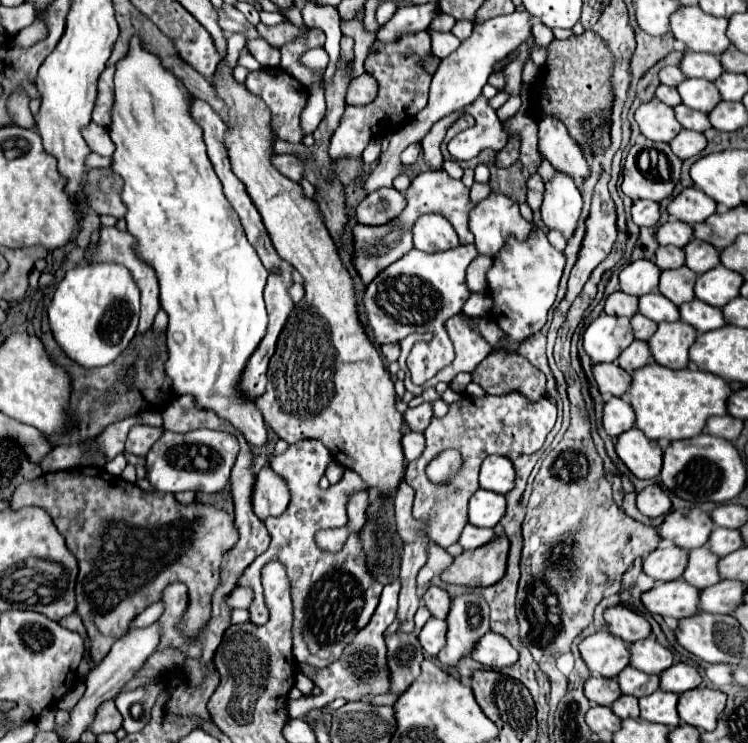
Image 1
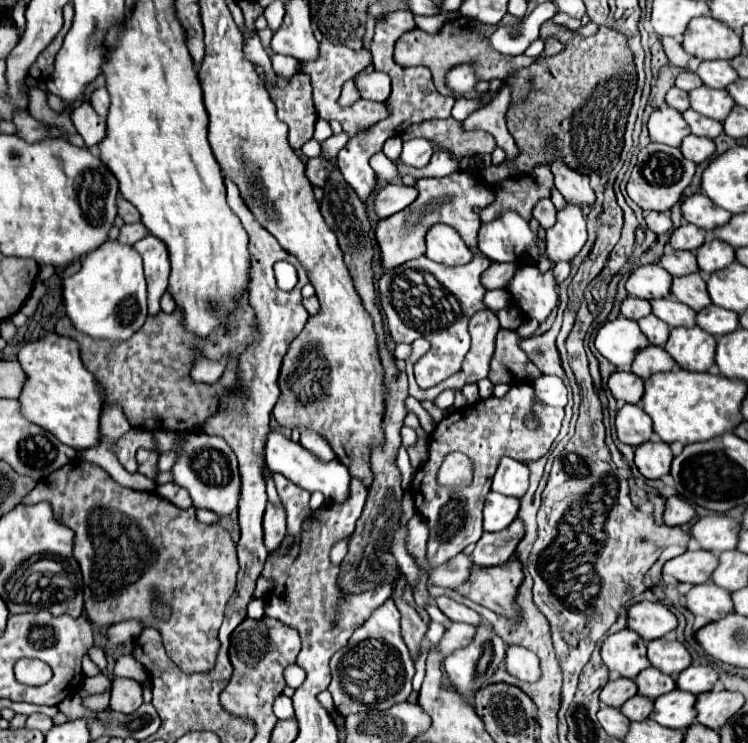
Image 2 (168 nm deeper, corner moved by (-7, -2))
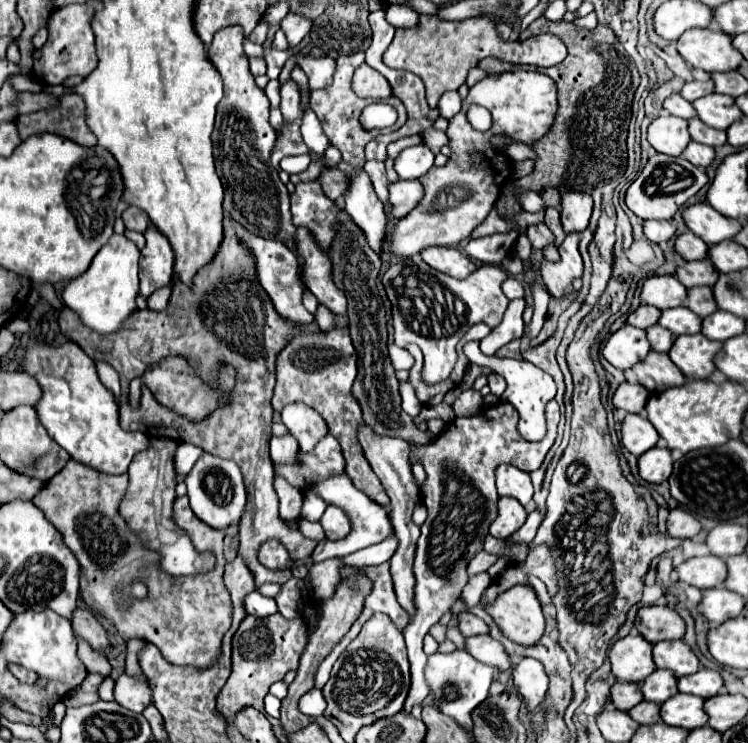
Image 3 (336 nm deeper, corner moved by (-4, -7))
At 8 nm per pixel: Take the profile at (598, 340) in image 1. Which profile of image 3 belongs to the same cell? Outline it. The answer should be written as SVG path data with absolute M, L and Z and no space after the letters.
M625 323L619 331L615 331L603 347L603 357L617 369L625 371L641 361L649 353L649 341L645 331L635 329L633 325Z

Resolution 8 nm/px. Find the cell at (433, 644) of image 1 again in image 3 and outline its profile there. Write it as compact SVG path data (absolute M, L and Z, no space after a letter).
M473 635L473 637L467 637L465 639L465 651L469 655L473 655L475 659L483 661L483 663L495 665L501 671L513 667L511 661L509 661L509 655L501 647L501 643L497 643L491 635Z

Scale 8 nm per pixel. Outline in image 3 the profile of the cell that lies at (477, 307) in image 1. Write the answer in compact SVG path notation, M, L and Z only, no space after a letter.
M507 277L507 279L503 281L501 289L503 289L503 295L505 295L507 299L523 297L523 285L521 285L517 279L513 279L513 277Z

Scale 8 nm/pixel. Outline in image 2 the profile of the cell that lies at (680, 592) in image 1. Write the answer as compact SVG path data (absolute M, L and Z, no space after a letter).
M712 582L694 586L688 594L688 610L696 616L706 616L708 620L724 618L732 612L732 598L728 590L720 590L720 586L712 586Z

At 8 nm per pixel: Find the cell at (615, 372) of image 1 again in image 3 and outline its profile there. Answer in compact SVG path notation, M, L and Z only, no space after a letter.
M625 381L617 387L613 395L613 405L617 409L625 409L627 413L641 413L647 397L649 397L649 391L643 385L631 385Z

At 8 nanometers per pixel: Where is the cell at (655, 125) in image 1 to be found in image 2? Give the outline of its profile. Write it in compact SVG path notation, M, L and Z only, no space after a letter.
M660 106L650 114L648 130L652 142L662 142L668 146L680 146L682 138L690 134L690 128L684 122L682 114L670 106Z

